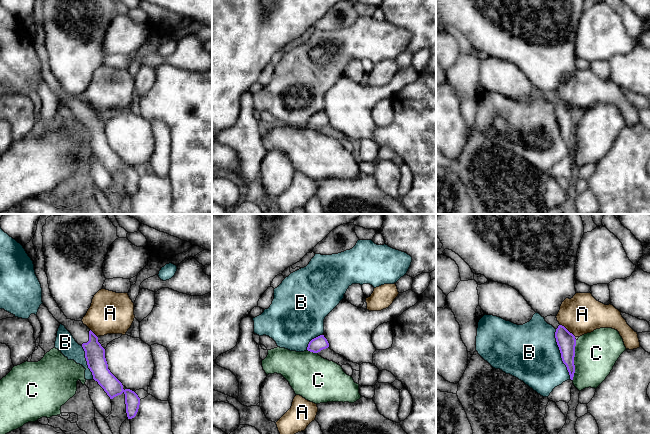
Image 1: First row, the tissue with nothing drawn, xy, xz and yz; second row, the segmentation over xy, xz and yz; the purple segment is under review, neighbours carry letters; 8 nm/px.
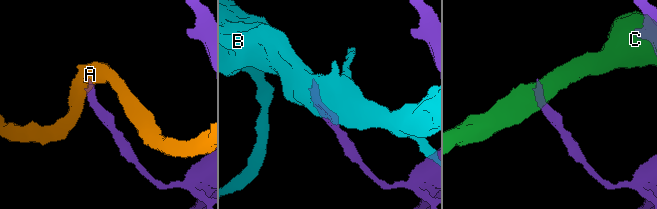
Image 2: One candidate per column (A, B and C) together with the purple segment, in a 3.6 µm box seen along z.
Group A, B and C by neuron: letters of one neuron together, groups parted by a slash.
A / B / C

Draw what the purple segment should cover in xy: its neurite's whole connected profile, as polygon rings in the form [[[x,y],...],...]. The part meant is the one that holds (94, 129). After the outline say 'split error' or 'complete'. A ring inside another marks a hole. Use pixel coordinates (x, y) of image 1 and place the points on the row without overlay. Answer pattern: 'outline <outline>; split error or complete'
outline [[[37,0],[33,20],[37,28],[37,34],[33,37],[35,50],[42,64],[42,78],[48,84],[53,93],[71,109],[75,117],[85,127],[85,134],[88,144],[92,148],[93,155],[104,165],[110,175],[125,170],[126,189],[128,195],[136,192],[140,174],[130,166],[123,165],[122,159],[110,148],[105,134],[105,125],[98,118],[98,113],[82,97],[68,95],[59,84],[51,71],[48,53],[45,48],[45,32],[43,28],[43,2]]]; split error

